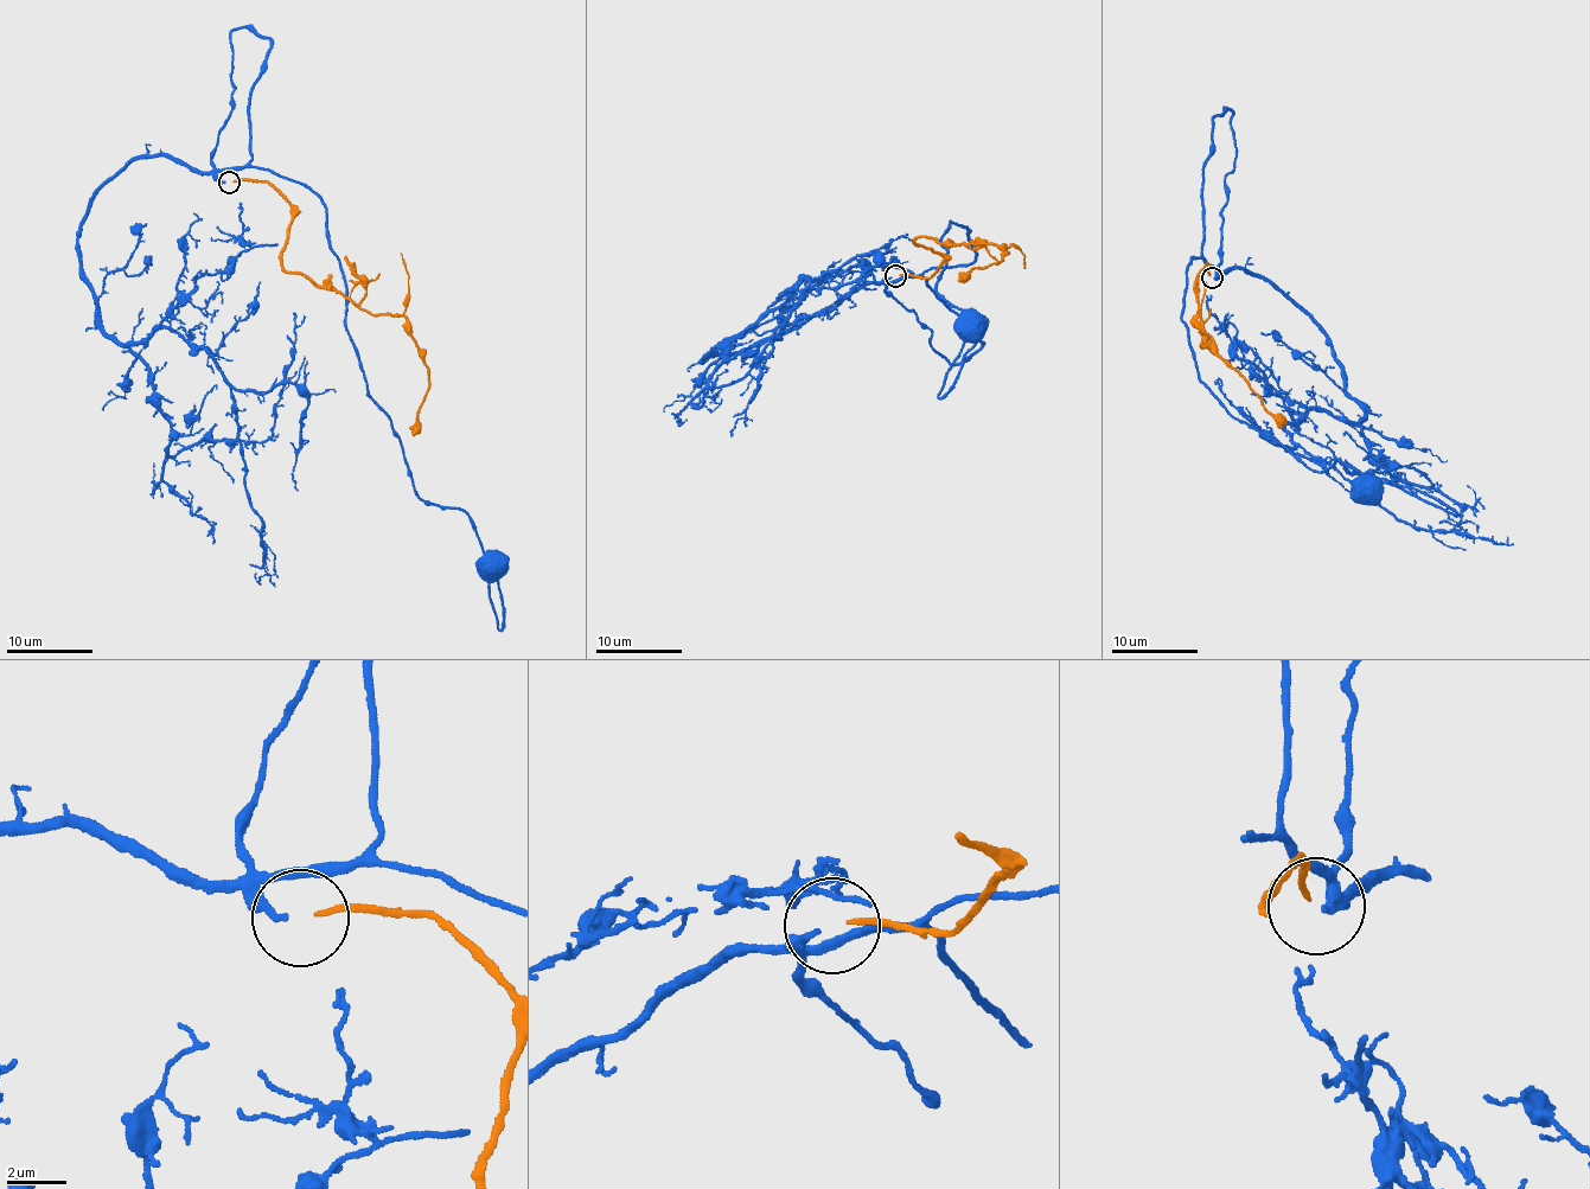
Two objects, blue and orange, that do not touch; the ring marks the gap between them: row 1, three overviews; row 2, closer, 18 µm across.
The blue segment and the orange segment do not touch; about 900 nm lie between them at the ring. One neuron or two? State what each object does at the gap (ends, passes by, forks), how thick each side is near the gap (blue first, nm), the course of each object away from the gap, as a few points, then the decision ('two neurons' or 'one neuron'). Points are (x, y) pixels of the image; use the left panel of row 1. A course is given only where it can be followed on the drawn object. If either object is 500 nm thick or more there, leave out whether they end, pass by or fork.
blue ends | orange ends | 200/180 nm | blue via (224, 183), (221, 172), (263, 167), (320, 198), (346, 328), (415, 493), (468, 517), (493, 569) | orange via (232, 183), (264, 180), (289, 204), (287, 272), (330, 283), (374, 314), (406, 319), (428, 383), (413, 435) | one neuron

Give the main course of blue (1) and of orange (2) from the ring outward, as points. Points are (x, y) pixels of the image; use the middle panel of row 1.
1: (891, 276), (975, 259), (965, 225), (950, 219), (944, 231), (936, 286), (970, 315), (962, 357), (969, 327)
2: (898, 275), (928, 276), (944, 262), (917, 238), (994, 243), (1004, 249), (1001, 244), (1002, 257), (958, 280)

